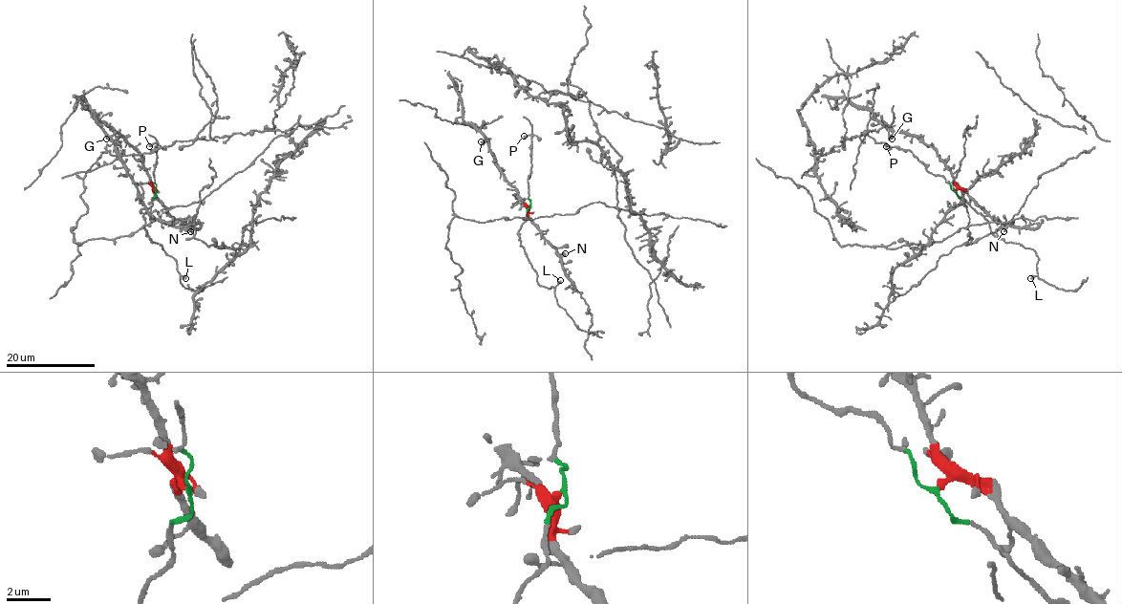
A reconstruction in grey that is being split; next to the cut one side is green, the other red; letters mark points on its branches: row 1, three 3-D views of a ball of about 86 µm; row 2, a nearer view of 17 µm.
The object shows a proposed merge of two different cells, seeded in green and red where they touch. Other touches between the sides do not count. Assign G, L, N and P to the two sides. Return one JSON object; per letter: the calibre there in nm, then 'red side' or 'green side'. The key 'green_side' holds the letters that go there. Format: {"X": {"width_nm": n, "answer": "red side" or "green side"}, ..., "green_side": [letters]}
{"G": {"width_nm": 420, "answer": "red side"}, "L": {"width_nm": 440, "answer": "green side"}, "N": {"width_nm": 280, "answer": "red side"}, "P": {"width_nm": 360, "answer": "green side"}, "green_side": ["L", "P"]}

